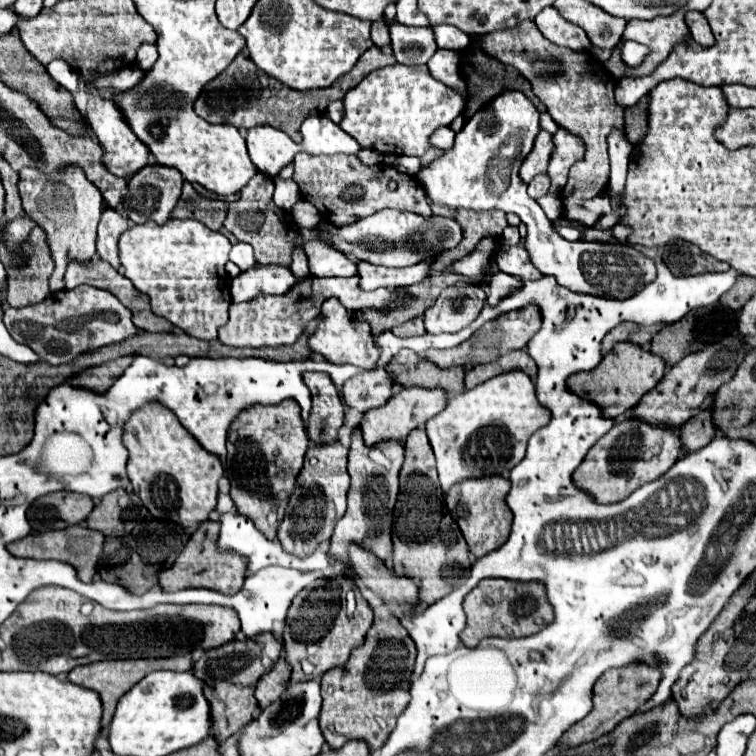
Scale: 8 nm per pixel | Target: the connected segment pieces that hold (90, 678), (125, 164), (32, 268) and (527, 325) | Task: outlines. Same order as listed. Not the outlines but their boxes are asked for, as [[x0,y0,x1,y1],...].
[[68,655,192,727],[86,93,148,177],[8,227,54,307],[424,305,542,367]]

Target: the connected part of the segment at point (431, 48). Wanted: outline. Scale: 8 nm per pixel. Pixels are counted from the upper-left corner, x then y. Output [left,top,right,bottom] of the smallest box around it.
[390,23,438,65]

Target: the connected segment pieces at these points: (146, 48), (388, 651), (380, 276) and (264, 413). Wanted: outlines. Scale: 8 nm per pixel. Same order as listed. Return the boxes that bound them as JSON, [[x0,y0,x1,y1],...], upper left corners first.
[[136,45,156,71],[320,605,416,751],[358,259,432,291],[226,399,308,537]]

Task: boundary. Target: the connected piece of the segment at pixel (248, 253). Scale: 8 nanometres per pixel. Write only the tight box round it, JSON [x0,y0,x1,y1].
[230,243,256,269]

